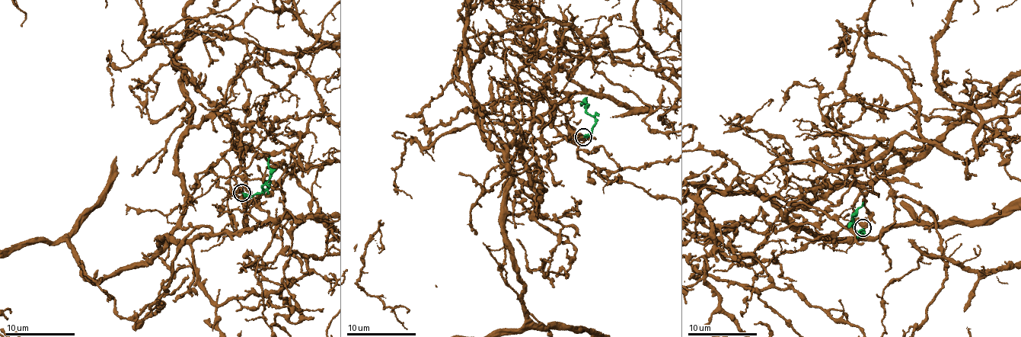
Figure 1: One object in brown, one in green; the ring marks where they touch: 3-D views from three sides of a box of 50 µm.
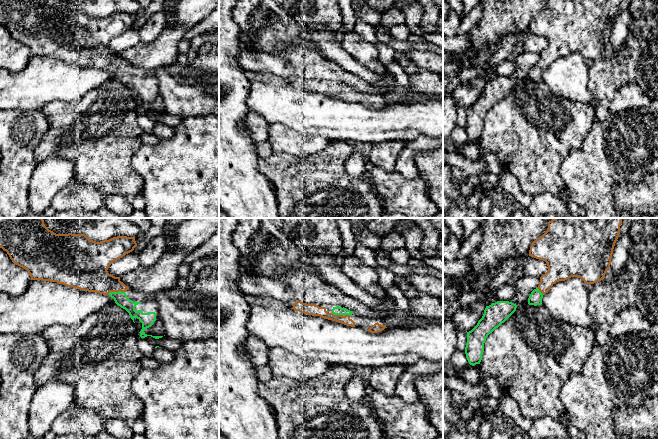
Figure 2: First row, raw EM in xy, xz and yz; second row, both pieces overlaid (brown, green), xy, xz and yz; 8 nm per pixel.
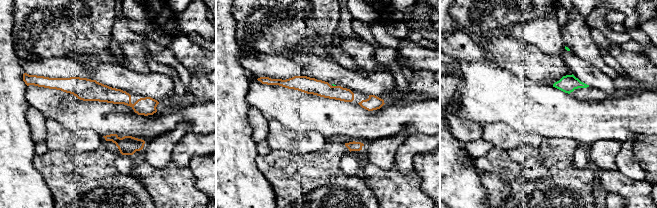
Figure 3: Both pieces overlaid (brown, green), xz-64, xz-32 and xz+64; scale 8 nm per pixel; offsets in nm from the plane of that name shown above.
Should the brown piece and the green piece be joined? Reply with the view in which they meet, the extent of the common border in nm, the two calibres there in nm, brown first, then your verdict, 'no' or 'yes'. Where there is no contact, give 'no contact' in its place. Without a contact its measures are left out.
xz | 150 nm | 100/70 nm | yes

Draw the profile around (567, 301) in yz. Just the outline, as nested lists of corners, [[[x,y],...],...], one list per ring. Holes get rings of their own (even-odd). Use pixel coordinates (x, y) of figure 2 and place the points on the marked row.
[[[579,277],[553,284],[543,295],[541,305],[556,321],[578,327],[591,327],[594,324],[588,313],[589,290]]]

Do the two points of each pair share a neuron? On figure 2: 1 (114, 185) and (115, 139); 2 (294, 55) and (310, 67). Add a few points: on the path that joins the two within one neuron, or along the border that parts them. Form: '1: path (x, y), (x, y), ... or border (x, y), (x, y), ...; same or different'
1: path (114, 174), (114, 150); same
2: path (298, 56), (306, 63); same

